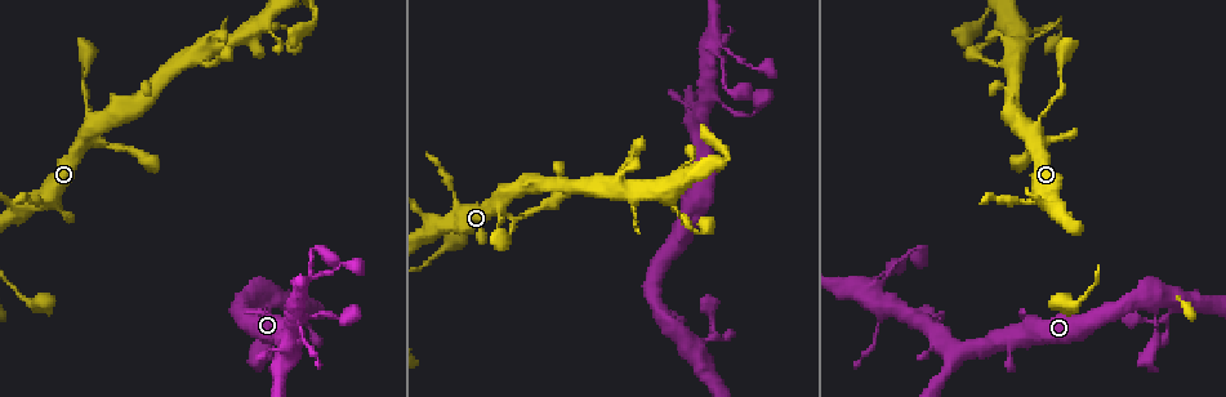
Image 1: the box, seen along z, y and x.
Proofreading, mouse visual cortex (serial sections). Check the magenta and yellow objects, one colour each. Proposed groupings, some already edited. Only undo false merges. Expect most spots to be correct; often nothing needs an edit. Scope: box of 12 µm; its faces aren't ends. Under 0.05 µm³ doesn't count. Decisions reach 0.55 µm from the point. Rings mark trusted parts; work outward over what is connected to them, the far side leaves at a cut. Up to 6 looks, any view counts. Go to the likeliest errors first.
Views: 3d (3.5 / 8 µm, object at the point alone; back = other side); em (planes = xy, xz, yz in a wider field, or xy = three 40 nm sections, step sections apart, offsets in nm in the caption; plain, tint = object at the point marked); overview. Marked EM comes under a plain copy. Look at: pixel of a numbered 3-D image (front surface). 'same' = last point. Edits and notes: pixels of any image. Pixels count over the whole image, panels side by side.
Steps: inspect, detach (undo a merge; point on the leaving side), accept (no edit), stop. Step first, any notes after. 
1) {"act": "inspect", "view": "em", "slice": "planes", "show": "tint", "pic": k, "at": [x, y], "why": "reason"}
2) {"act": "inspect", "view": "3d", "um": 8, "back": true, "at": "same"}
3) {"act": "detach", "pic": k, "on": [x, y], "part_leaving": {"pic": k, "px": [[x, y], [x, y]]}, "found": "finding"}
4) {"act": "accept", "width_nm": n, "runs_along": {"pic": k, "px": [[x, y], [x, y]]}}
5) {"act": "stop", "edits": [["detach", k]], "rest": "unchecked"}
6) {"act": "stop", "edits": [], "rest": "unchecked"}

{"act": "inspect", "view": "3d", "um": 3.5, "pic": 1, "at": [716, 336], "why": "sharp bend"}

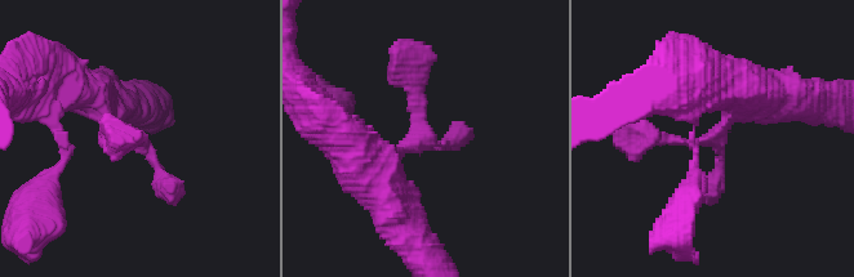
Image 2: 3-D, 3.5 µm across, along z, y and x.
{"act": "inspect", "view": "em", "slice": "planes", "show": "tint", "pic": 2, "at": [718, 136], "why": "shape alone is not enough"}

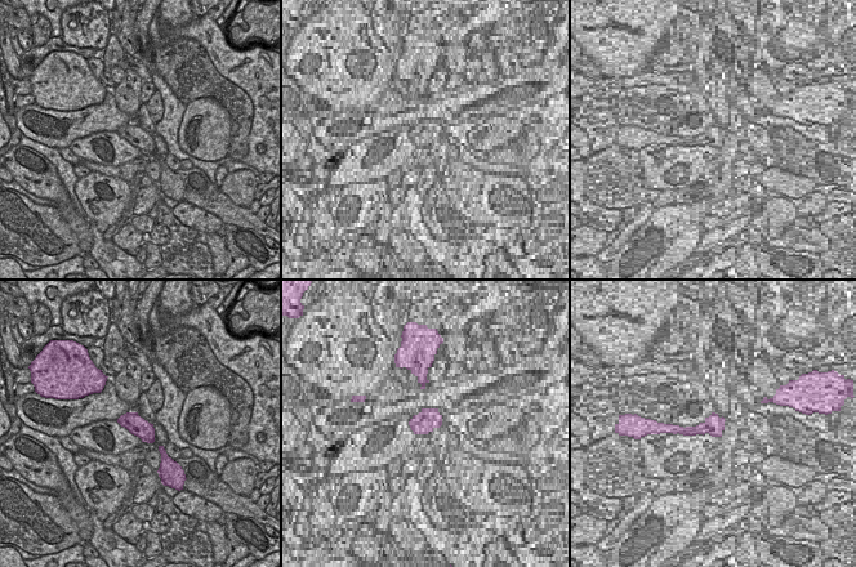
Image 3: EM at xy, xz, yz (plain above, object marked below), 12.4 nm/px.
{"act": "accept", "runs_along": {"pic": 2, "px": [[359, 165], [423, 139], [407, 63]]}, "found": "all the same cell"}

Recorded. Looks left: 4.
{"act": "inspect", "view": "3d", "um": 3.5, "pic": 1, "at": [108, 144], "why": "narrows sharply"}

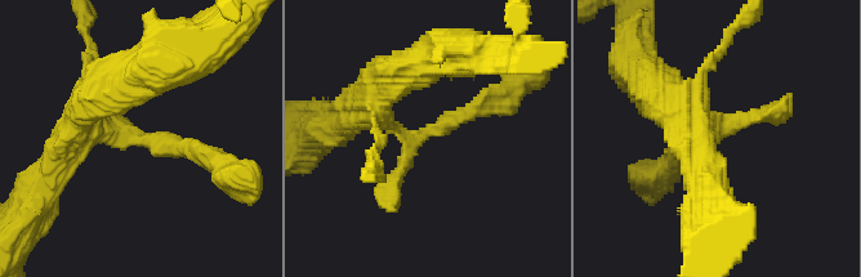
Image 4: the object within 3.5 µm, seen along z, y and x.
{"act": "inspect", "view": "em", "slice": "xy", "step": 2, "show": "tint", "pic": 4, "at": [426, 132]}

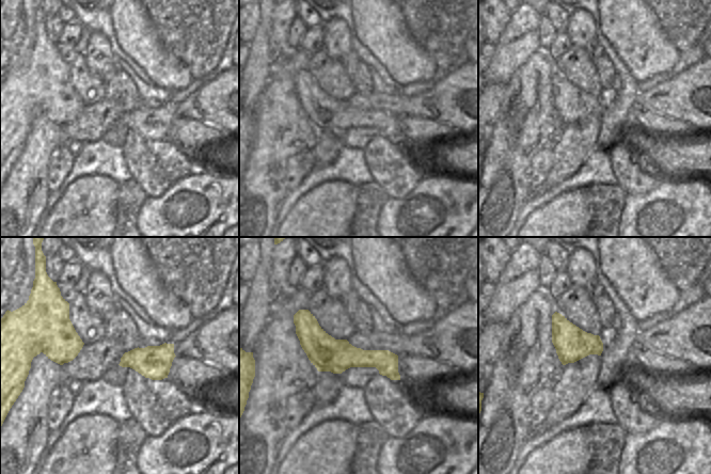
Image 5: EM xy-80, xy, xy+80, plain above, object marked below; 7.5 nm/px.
{"act": "accept", "runs_along": {"pic": 5, "px": [[298, 321], [397, 377]]}, "found": "all the same cell"}

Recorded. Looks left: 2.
{"act": "inspect", "view": "3d", "um": 3.5, "pic": 1, "at": [708, 97], "why": "small branch off a trunk"}

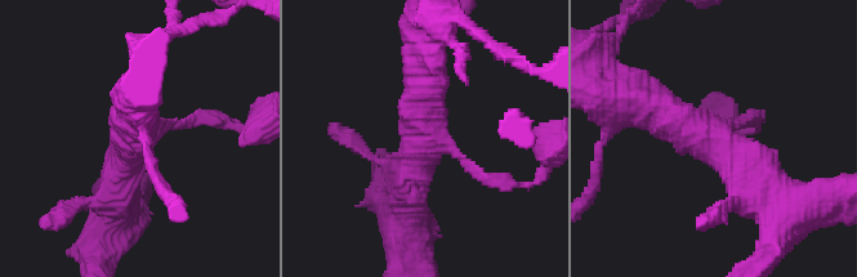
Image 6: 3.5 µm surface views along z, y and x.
{"act": "inspect", "view": "em", "slice": "planes", "show": "tint", "pic": 6, "at": [419, 142], "arms": 3, "arm_widths_nm": [150, 450, 500], "why": "now the EM"}

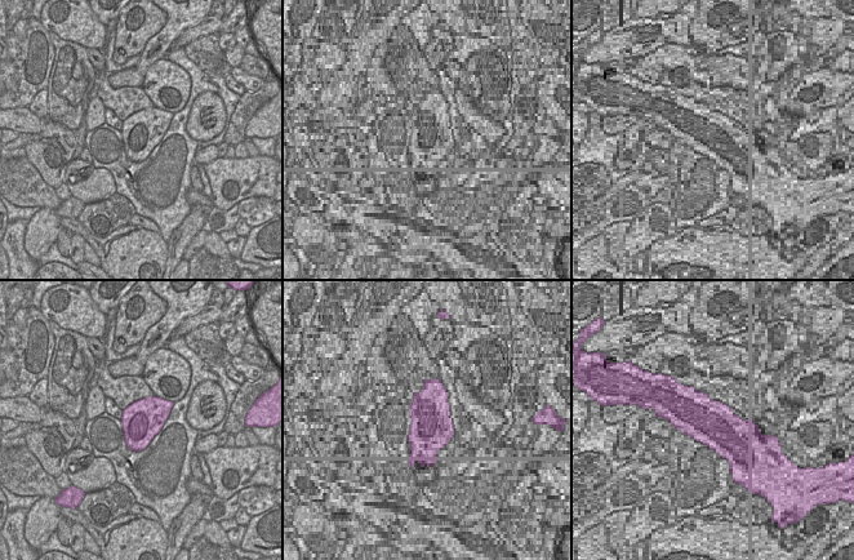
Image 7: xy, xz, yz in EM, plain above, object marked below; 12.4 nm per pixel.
{"act": "accept", "runs_along": {"pic": 6, "px": [[776, 197], [721, 142], [638, 103]]}, "found": "continuous, no second cell"}

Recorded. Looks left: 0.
{"act": "stop", "edits": [], "rest": "unchecked"}

